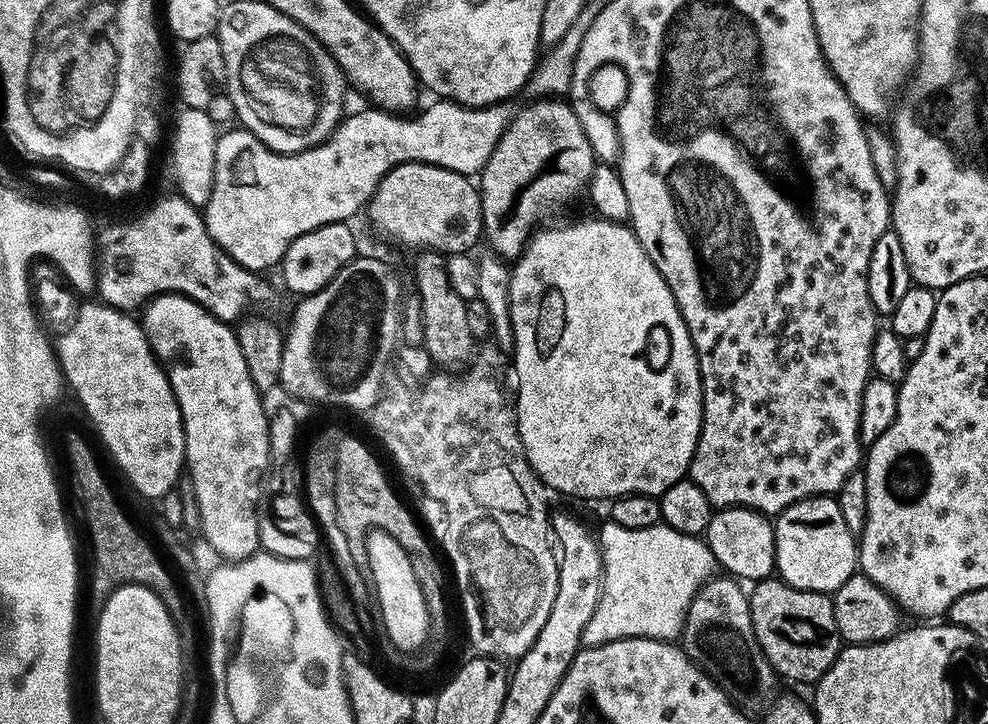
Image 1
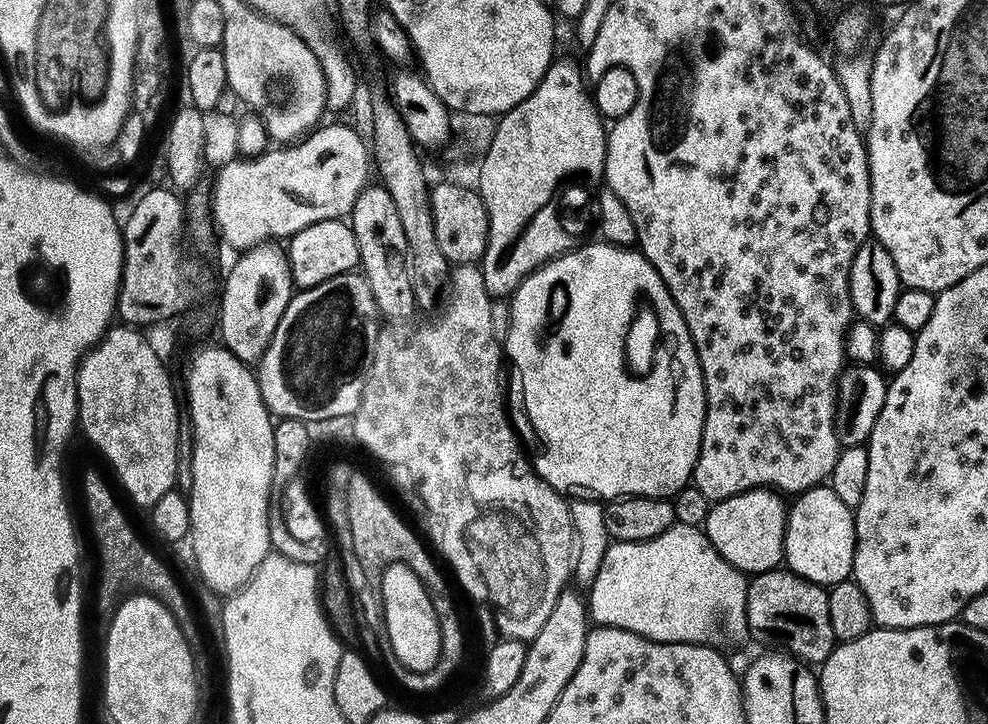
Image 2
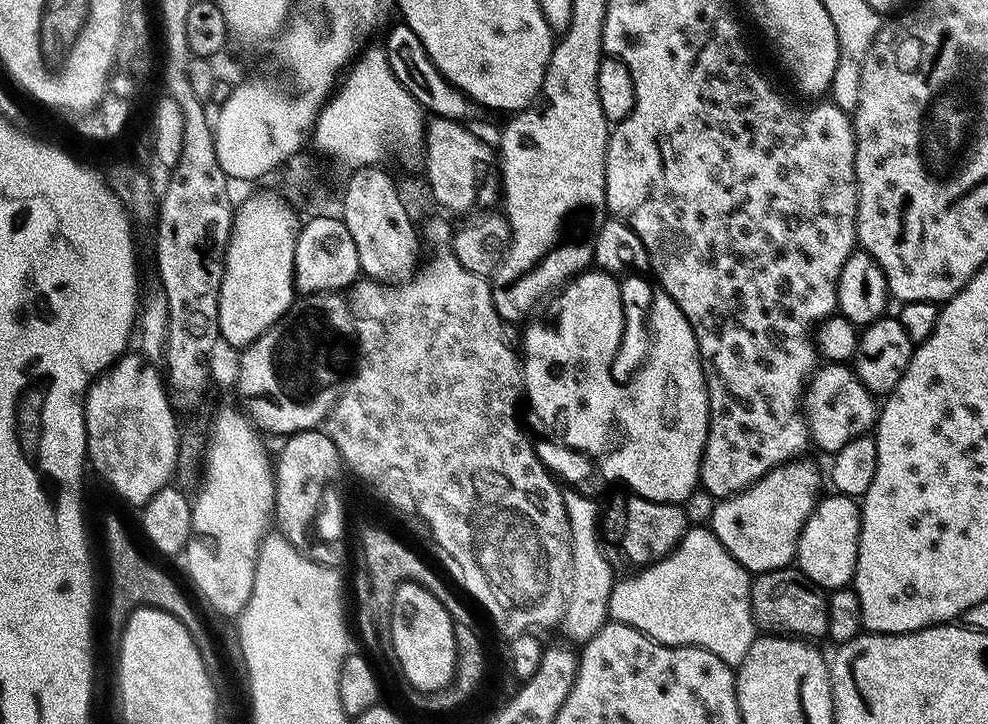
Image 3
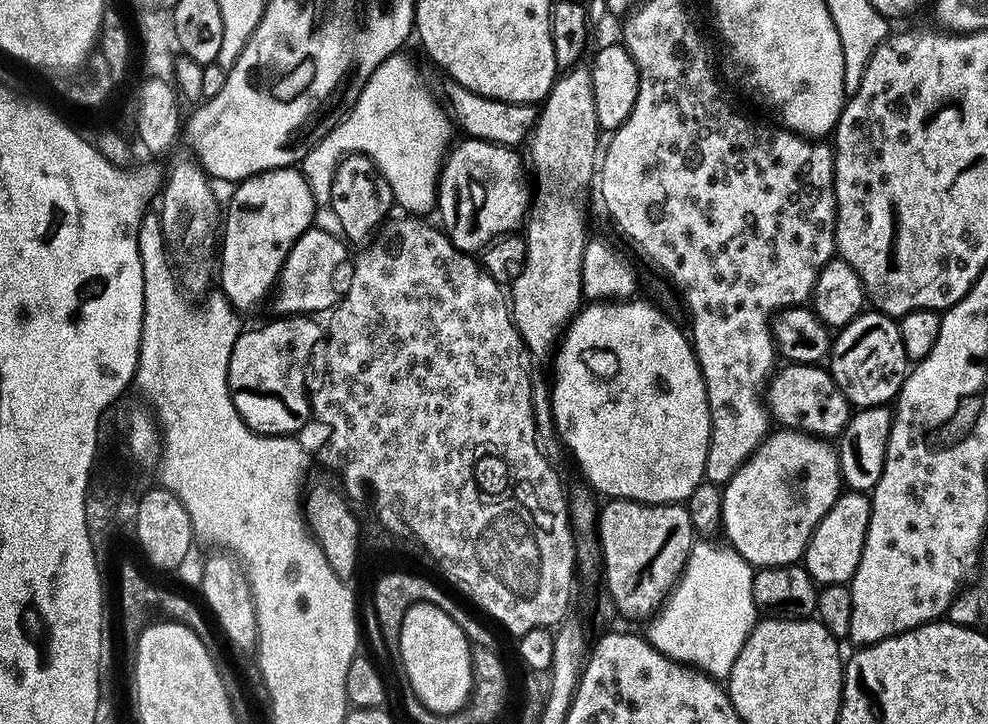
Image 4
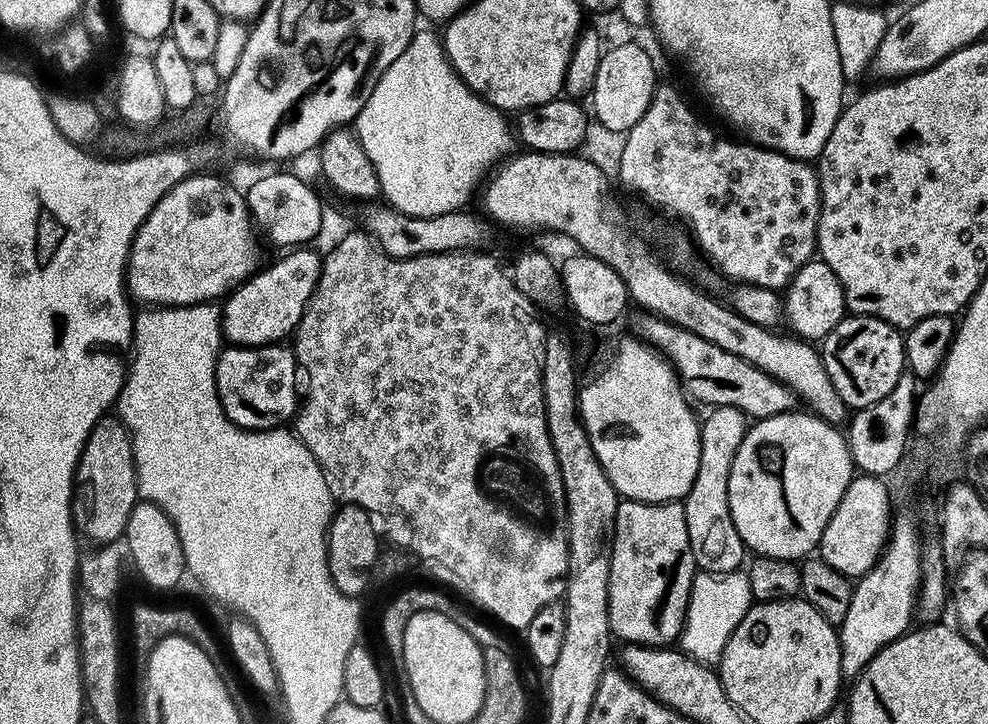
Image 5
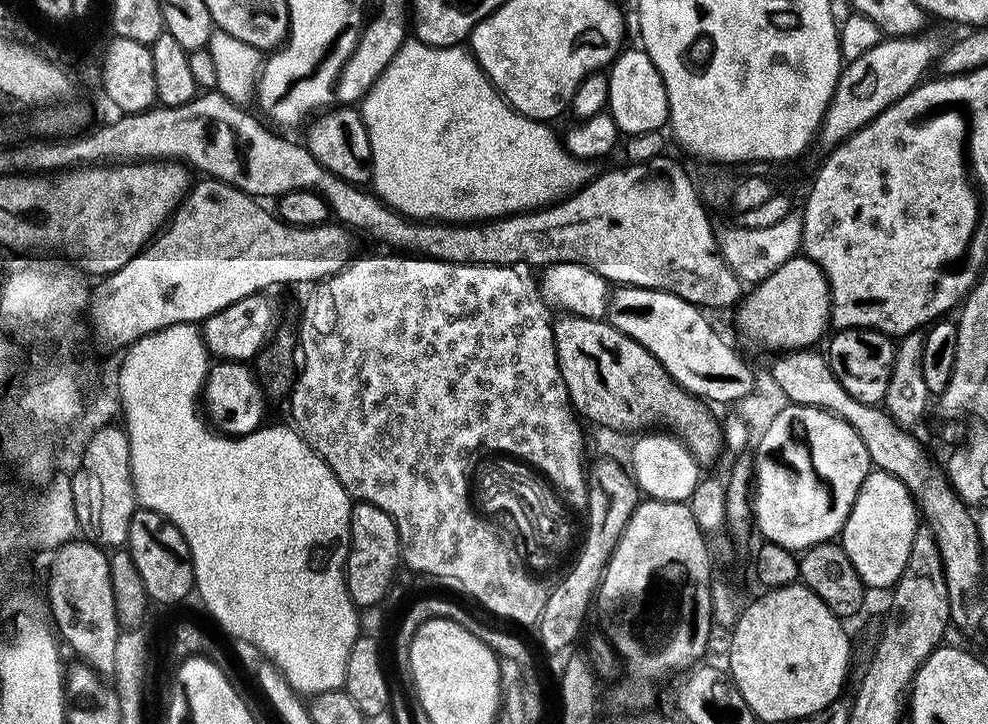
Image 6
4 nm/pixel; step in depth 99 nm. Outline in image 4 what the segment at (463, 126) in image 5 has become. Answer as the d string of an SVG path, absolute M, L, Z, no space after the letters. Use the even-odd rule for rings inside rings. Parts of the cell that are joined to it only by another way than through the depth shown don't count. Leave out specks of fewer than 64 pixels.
M404 54L387 56L382 66L370 74L343 119L333 124L304 155L302 173L314 204L327 205L334 174L344 157L363 154L371 158L386 182L390 182L393 201L399 207L401 204L405 213L431 213L436 206L440 169L454 140L453 121L445 105L437 100Z

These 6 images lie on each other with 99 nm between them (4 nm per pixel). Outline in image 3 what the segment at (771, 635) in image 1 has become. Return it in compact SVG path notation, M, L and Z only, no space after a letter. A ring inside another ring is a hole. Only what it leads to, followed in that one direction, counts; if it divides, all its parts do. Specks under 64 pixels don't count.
M789 566L759 573L751 581L750 602L752 618L757 629L764 634L783 634L819 641L828 635L828 592L819 588L799 567Z

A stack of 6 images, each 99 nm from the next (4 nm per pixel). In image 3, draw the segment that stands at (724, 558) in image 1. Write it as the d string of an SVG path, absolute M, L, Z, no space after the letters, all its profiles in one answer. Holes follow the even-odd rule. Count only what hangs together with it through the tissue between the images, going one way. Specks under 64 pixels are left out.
M797 458L771 468L749 488L723 497L713 507L710 529L722 546L752 574L787 568L796 559L796 544L820 492L820 472L808 461Z

